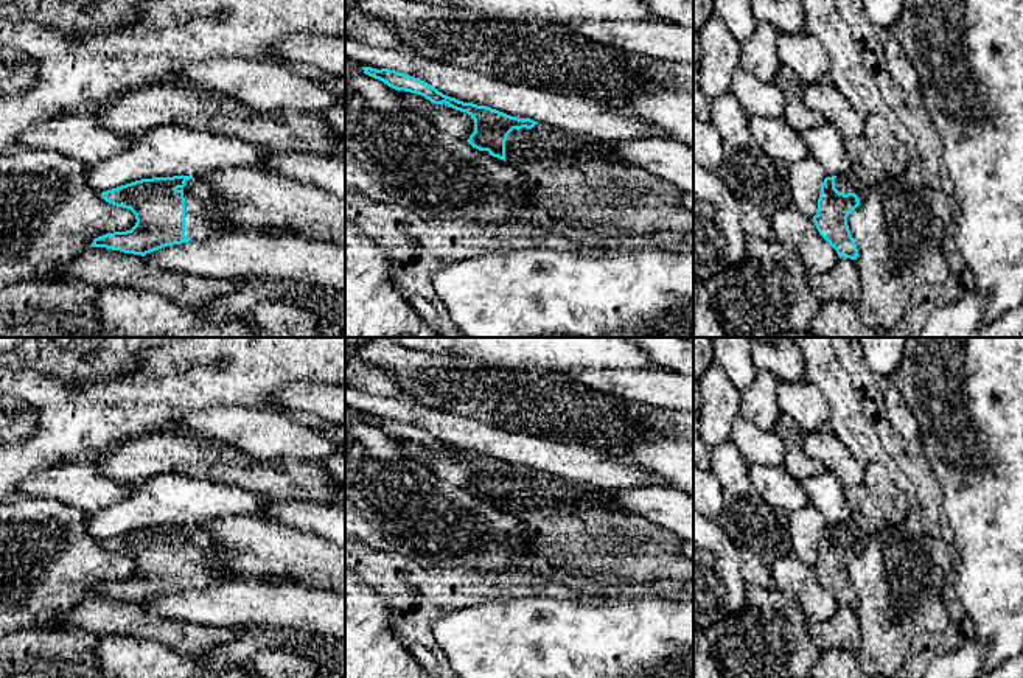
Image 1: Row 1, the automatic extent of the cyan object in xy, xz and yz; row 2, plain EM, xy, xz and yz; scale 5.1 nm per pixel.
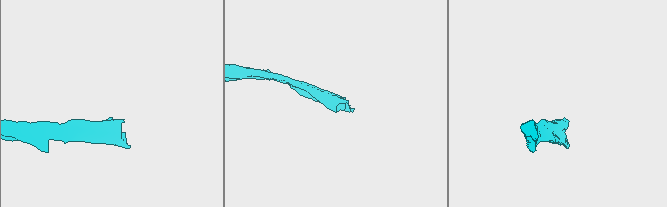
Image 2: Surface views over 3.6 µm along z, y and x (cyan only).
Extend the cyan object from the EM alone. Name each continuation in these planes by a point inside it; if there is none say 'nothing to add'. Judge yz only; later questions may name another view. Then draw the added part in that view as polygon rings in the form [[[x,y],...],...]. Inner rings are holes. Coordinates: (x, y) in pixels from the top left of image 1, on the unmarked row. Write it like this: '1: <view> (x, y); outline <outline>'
1: yz (848, 531); outline [[[850,518],[835,527],[835,536],[844,543],[855,541],[860,552],[866,547],[869,538]]]

